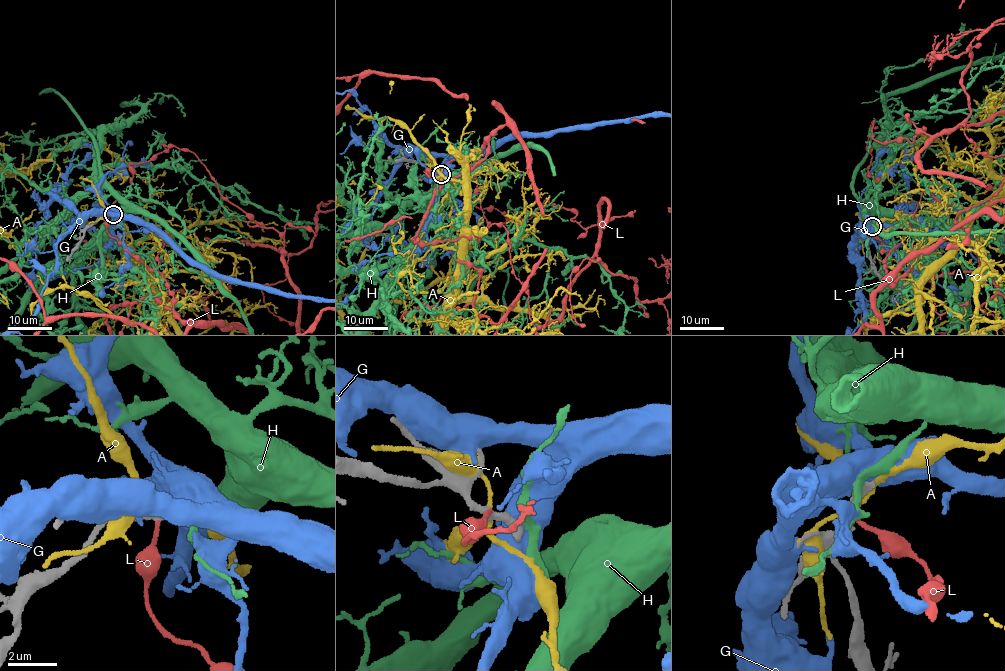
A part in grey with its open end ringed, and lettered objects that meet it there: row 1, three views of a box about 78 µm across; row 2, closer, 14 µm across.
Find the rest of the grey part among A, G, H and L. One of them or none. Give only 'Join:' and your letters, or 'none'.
Join: none

